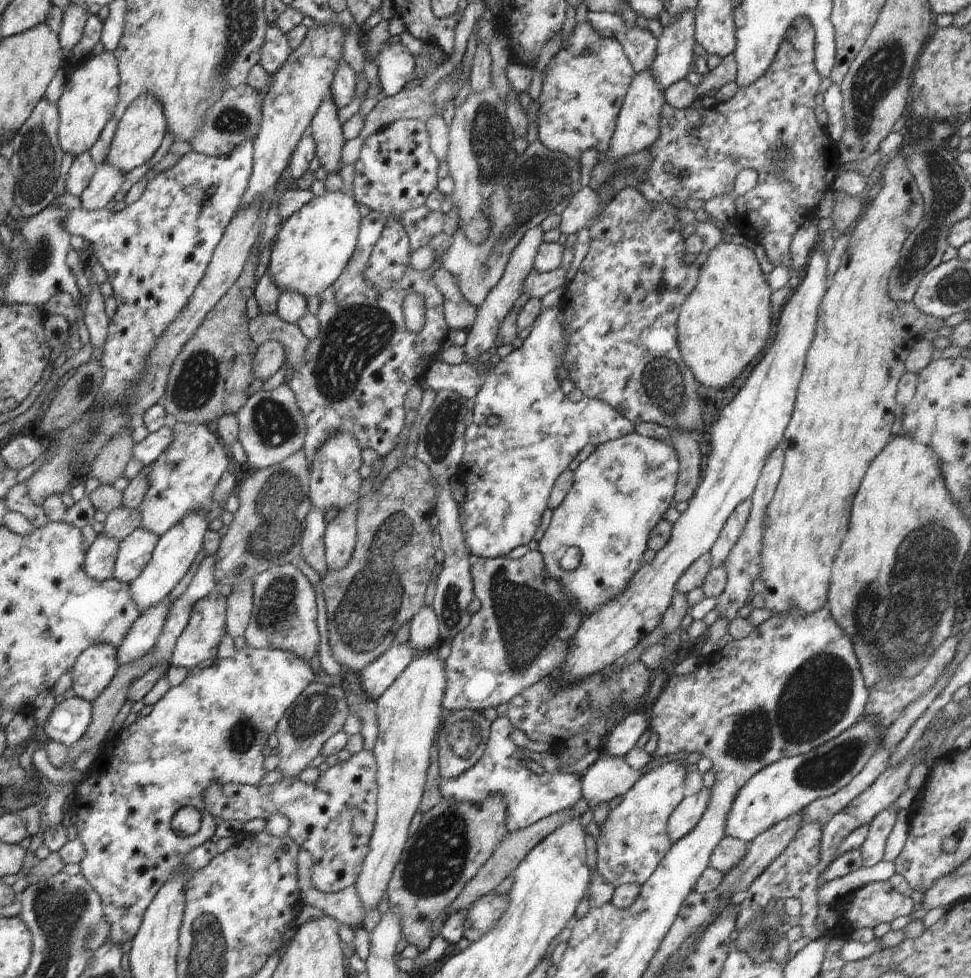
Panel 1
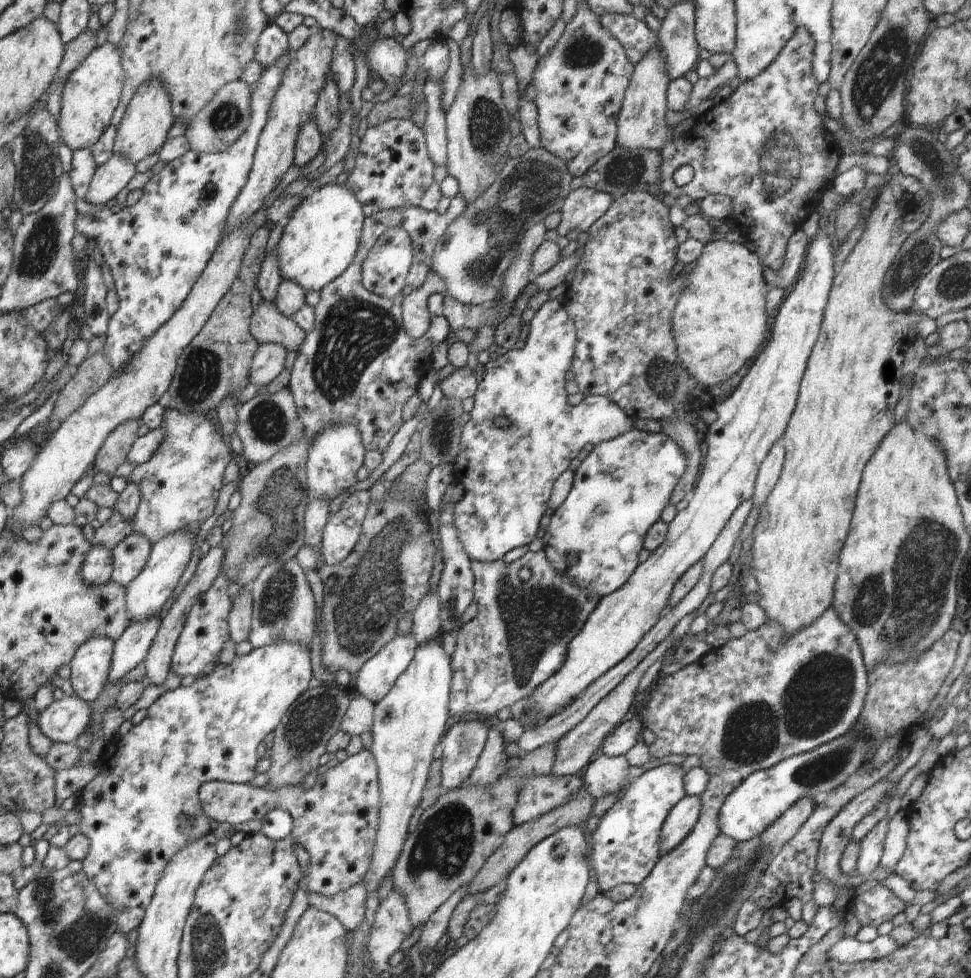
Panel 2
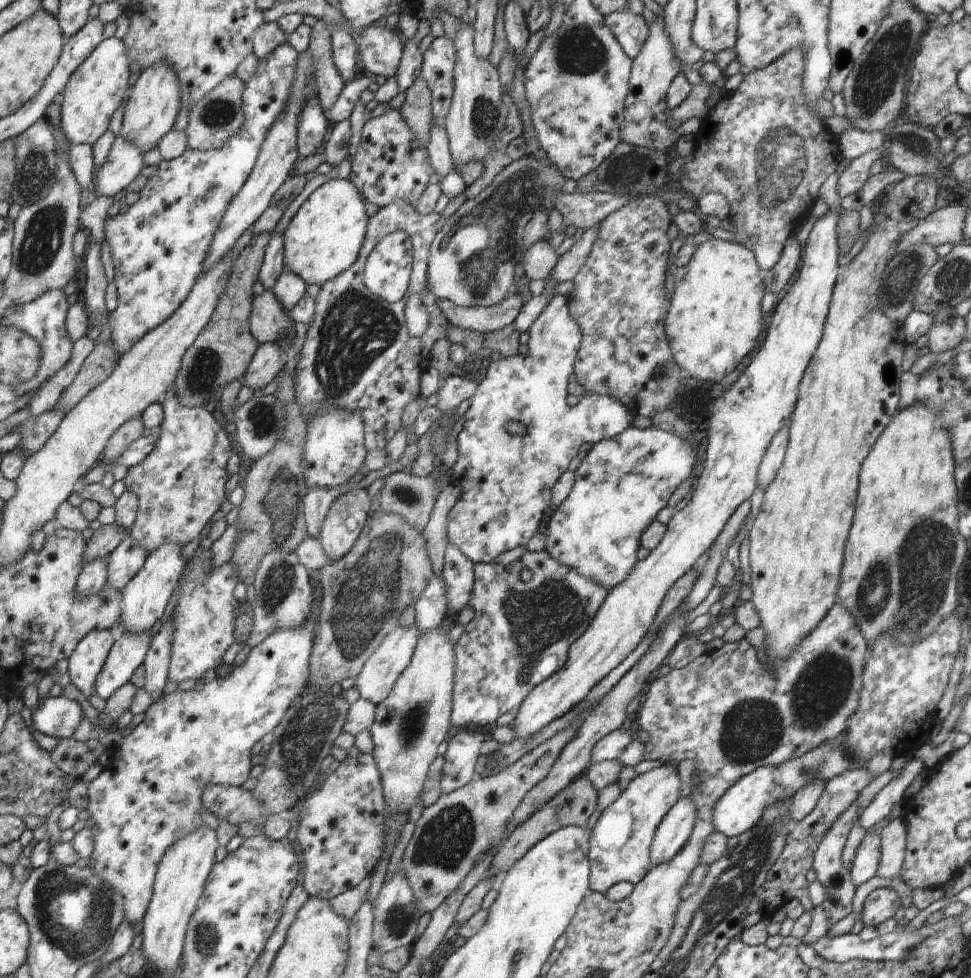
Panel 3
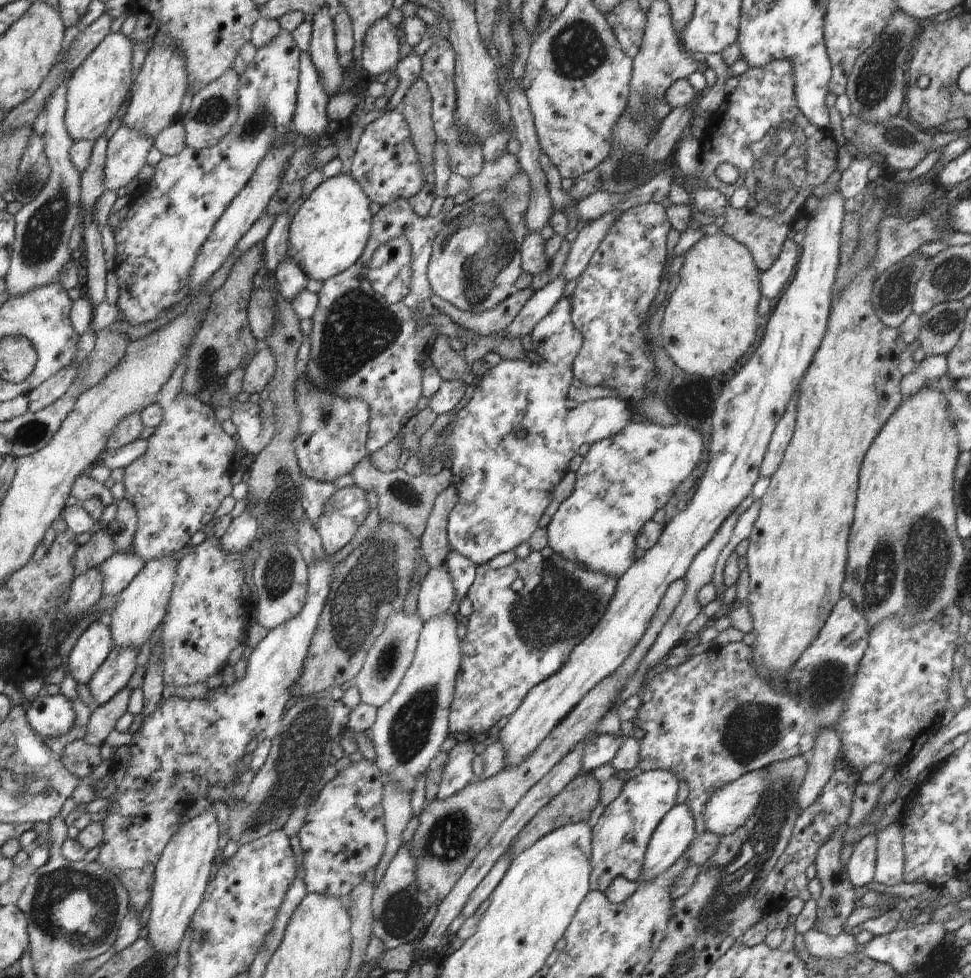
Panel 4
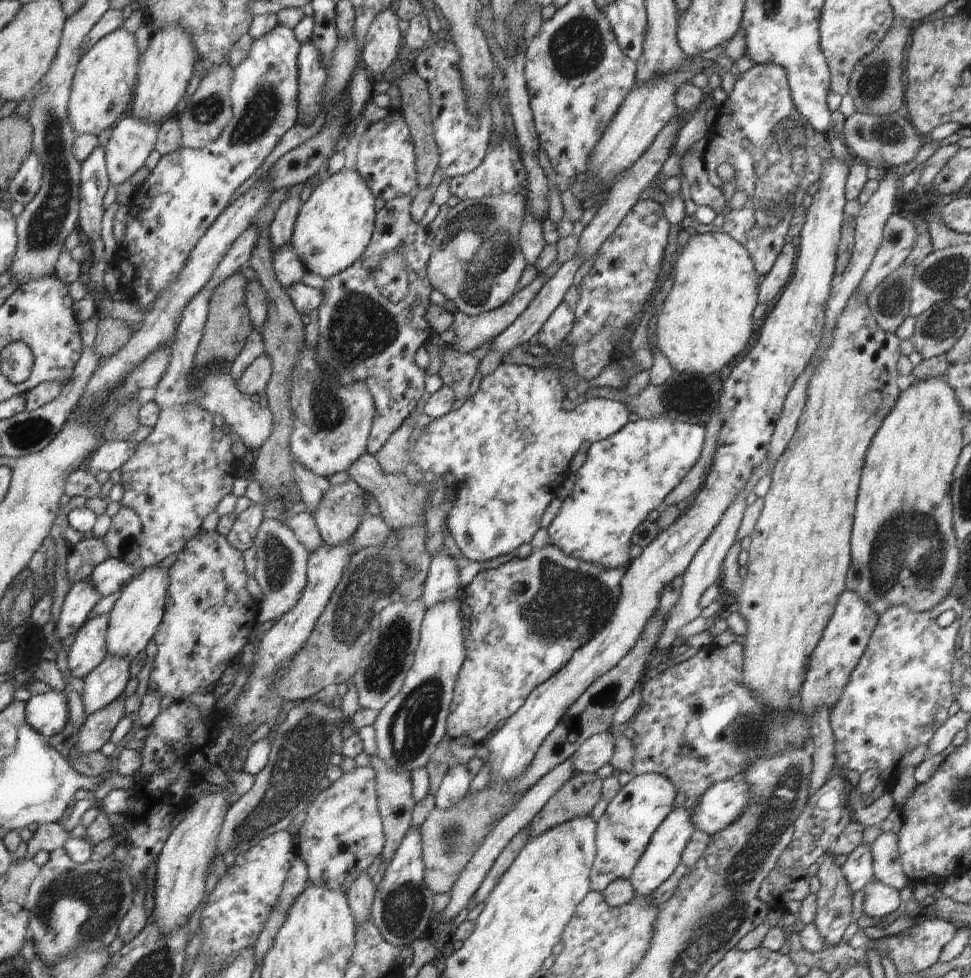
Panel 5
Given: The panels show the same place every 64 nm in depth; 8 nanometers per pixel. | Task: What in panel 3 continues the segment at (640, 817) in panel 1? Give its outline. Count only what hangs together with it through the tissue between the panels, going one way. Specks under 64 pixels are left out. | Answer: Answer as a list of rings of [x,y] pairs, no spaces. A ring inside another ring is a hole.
[[[666,764],[655,767],[634,778],[622,791],[620,798],[601,812],[590,830],[589,865],[590,888],[605,893],[611,886],[628,881],[638,884],[652,868],[650,848],[660,822],[680,800],[681,782],[678,769]]]

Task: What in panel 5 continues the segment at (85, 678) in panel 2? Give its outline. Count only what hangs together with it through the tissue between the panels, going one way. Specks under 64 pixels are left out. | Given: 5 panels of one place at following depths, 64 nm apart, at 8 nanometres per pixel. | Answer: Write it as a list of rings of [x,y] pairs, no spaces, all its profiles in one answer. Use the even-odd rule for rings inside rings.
[[[98,614],[82,625],[68,652],[68,666],[72,676],[84,680],[107,657],[106,631],[108,615]]]

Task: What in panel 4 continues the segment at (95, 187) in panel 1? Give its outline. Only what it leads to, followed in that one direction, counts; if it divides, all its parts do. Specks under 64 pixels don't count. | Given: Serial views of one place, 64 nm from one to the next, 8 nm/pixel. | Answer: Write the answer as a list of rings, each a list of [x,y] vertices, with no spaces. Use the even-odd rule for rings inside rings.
[[[119,126],[108,141],[104,168],[106,190],[120,190],[132,182],[146,164],[146,156],[153,146],[152,138],[142,136],[138,130]]]

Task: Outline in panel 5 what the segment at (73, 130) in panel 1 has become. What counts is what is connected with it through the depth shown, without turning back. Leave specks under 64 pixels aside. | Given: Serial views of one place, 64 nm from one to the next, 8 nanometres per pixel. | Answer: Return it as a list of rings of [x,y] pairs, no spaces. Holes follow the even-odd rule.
[[[123,27],[104,36],[82,56],[76,66],[67,106],[68,120],[75,133],[98,136],[103,130],[113,128],[128,113],[140,60],[134,34]]]

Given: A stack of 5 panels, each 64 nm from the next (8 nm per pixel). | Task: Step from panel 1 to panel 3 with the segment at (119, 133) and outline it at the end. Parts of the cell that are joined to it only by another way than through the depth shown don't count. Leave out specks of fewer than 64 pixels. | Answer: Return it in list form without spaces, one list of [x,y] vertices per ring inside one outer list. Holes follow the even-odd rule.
[[[168,62],[146,68],[130,89],[128,104],[125,106],[120,136],[138,146],[144,154],[158,148],[160,140],[173,129],[180,112],[180,82]]]

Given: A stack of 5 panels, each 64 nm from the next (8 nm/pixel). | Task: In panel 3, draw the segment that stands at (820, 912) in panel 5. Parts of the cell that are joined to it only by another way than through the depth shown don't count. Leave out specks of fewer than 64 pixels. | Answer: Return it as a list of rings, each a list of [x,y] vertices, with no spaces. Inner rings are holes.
[[[859,800],[852,802],[843,814],[836,818],[836,822],[830,826],[824,838],[820,840],[818,848],[814,854],[812,868],[816,871],[817,880],[824,884],[828,900],[822,904],[821,908],[828,914],[830,922],[833,924],[845,918],[854,910],[852,908],[852,898],[854,898],[855,884],[852,882],[851,874],[848,869],[842,865],[842,849],[848,840],[848,834],[854,826],[854,822],[860,818]]]

